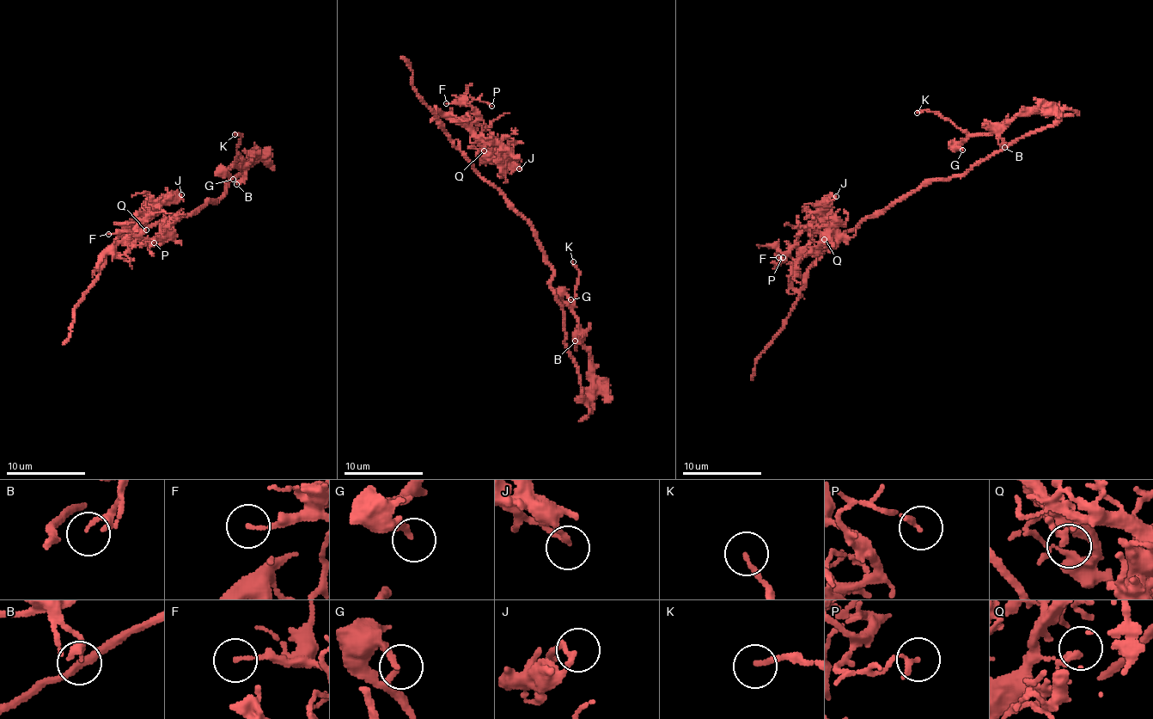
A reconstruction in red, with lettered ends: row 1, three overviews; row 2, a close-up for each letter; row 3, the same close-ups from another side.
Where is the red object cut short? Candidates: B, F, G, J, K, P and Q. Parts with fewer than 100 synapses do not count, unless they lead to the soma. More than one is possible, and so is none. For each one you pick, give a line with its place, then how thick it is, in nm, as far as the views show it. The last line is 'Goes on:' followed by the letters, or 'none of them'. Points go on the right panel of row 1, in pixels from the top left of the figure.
Goes on: none of them

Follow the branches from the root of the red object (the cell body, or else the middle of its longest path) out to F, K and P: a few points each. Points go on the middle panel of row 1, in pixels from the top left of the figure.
F: (545, 254), (535, 230), (482, 177), (436, 118), (438, 113), (464, 122), (474, 109), (464, 104), (446, 103)
K: (545, 254), (564, 345), (587, 399), (593, 360), (573, 310), (573, 261)
P: (545, 254), (535, 230), (482, 177), (436, 118), (438, 113), (464, 122), (474, 111), (474, 100), (491, 106)

